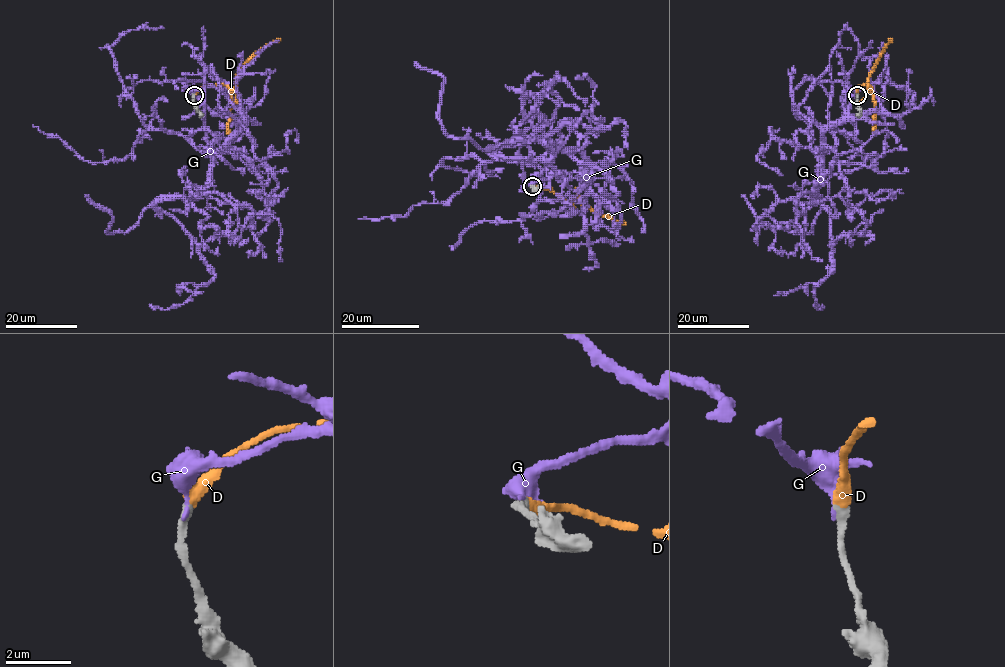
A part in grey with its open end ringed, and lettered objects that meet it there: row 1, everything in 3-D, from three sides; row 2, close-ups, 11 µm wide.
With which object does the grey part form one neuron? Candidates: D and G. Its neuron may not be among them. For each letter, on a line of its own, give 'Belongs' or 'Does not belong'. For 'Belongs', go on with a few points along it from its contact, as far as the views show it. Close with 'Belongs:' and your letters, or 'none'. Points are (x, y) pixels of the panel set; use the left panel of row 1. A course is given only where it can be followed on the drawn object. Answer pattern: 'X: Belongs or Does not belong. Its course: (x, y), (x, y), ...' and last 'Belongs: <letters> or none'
D: Belongs. Its course: (194, 94), (206, 85), (225, 85), (233, 90), (238, 68), (280, 38)
G: Does not belong
Belongs: D

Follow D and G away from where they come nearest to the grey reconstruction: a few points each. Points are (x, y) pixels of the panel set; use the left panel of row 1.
D: (194, 94), (206, 85), (225, 85), (233, 90), (238, 68), (280, 38)
G: (194, 95), (219, 88), (243, 118), (200, 190), (155, 204), (213, 274), (179, 286), (194, 295)

